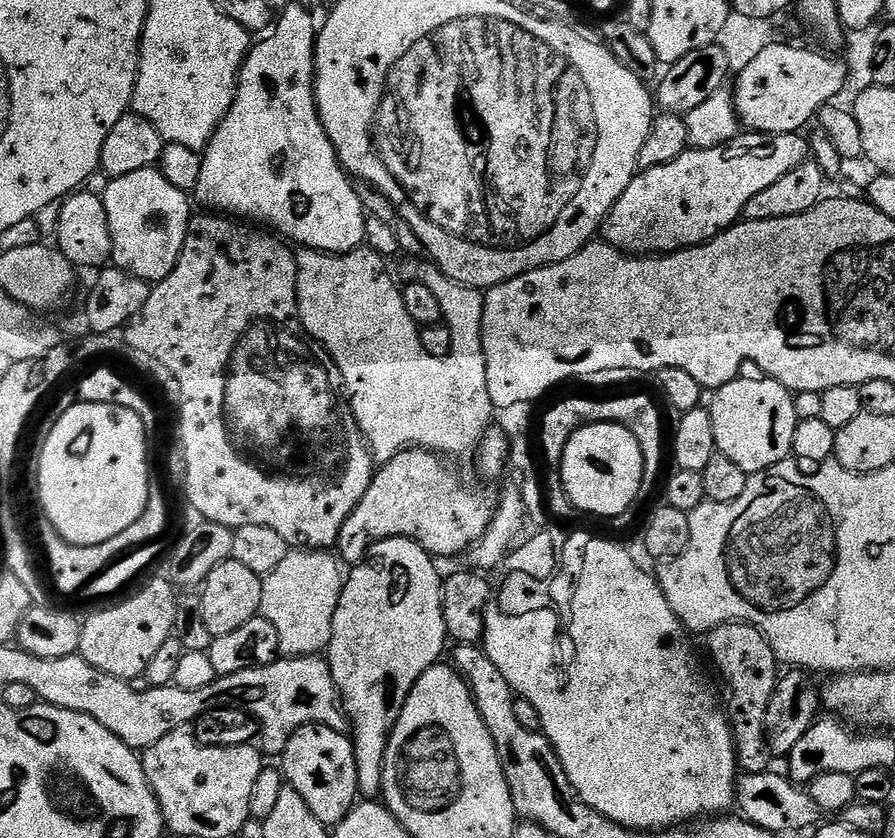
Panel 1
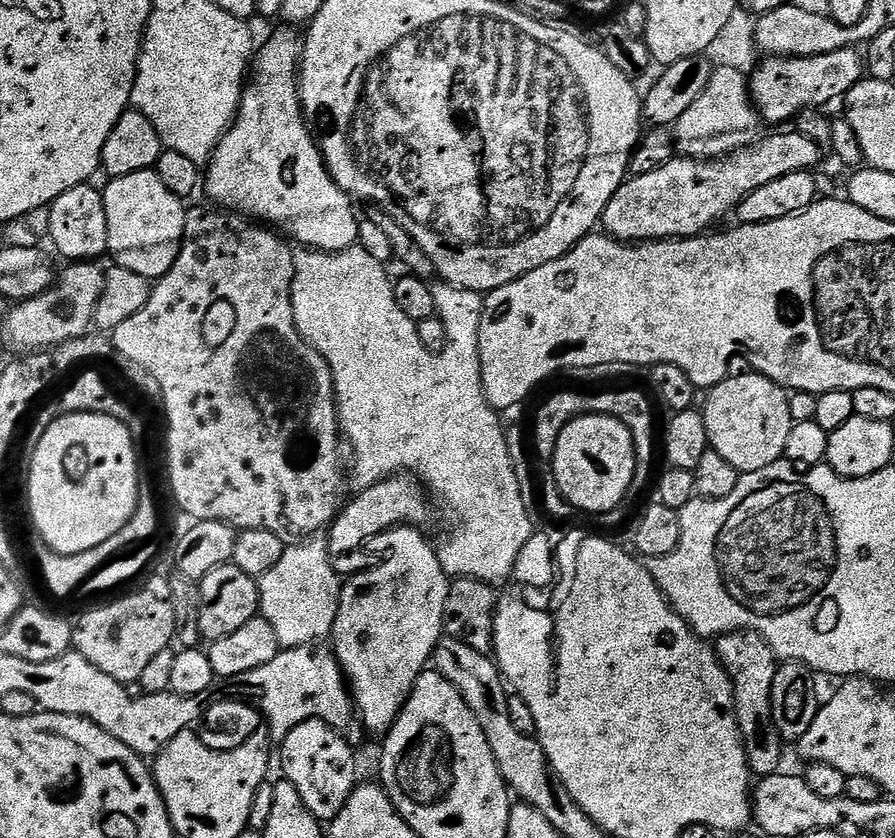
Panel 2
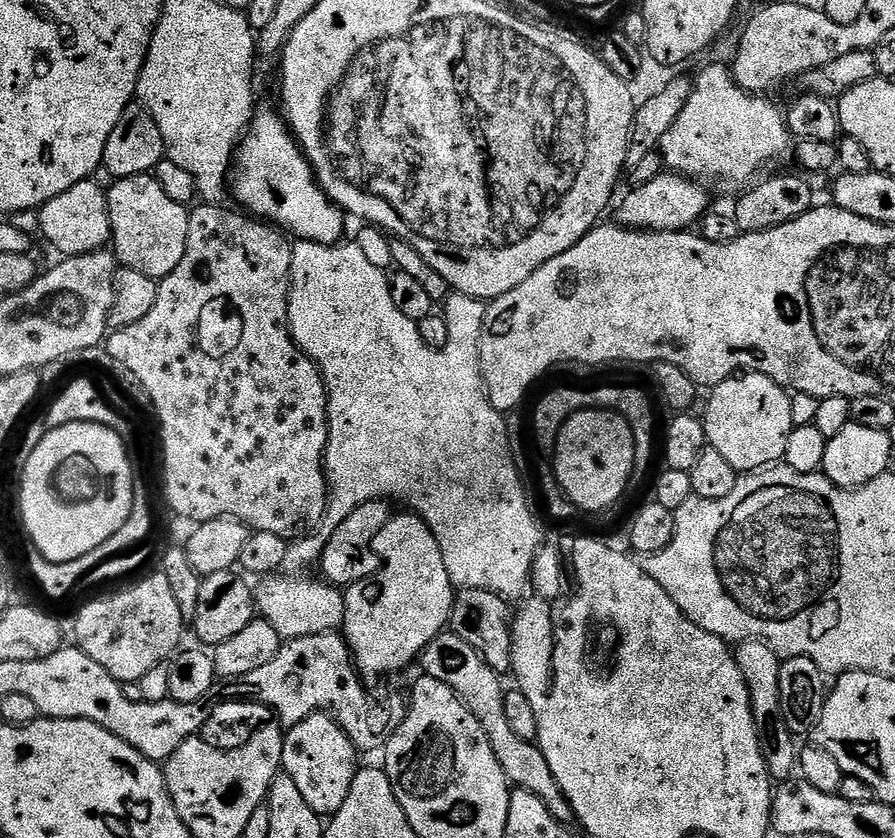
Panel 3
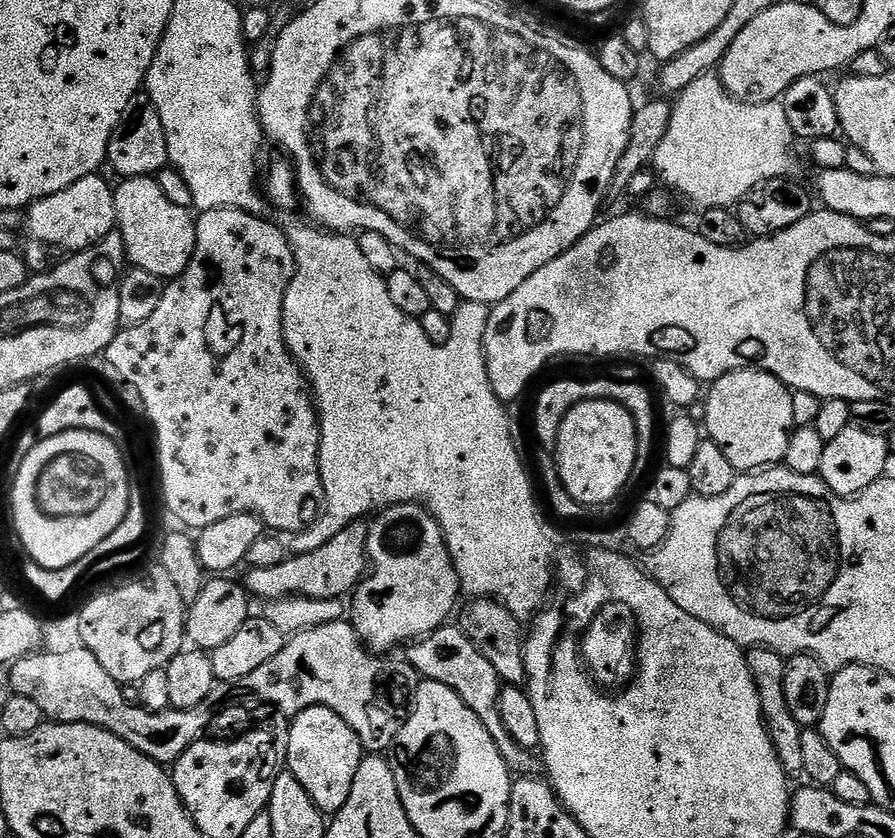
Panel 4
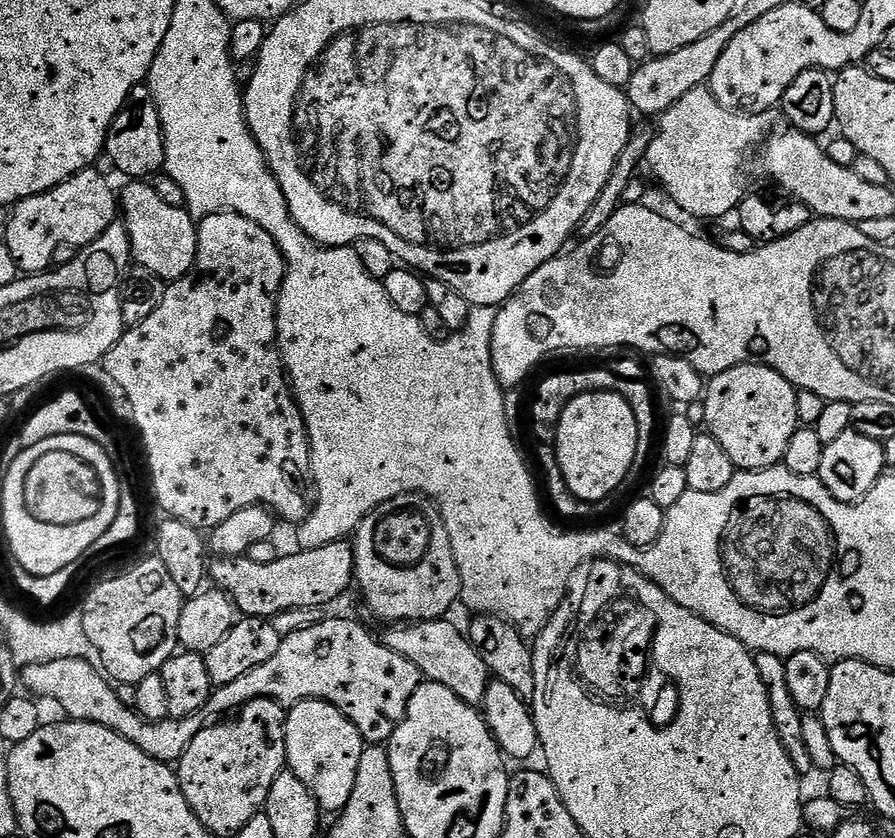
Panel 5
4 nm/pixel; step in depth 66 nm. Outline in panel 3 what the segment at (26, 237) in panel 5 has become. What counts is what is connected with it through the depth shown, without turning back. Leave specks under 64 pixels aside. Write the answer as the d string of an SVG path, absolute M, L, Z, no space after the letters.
M92 178L78 182L70 186L66 194L58 194L58 198L50 198L50 202L46 202L44 207L39 209L42 236L61 252L59 254L61 257L99 252L112 239L108 193L105 185L95 184L96 182Z

